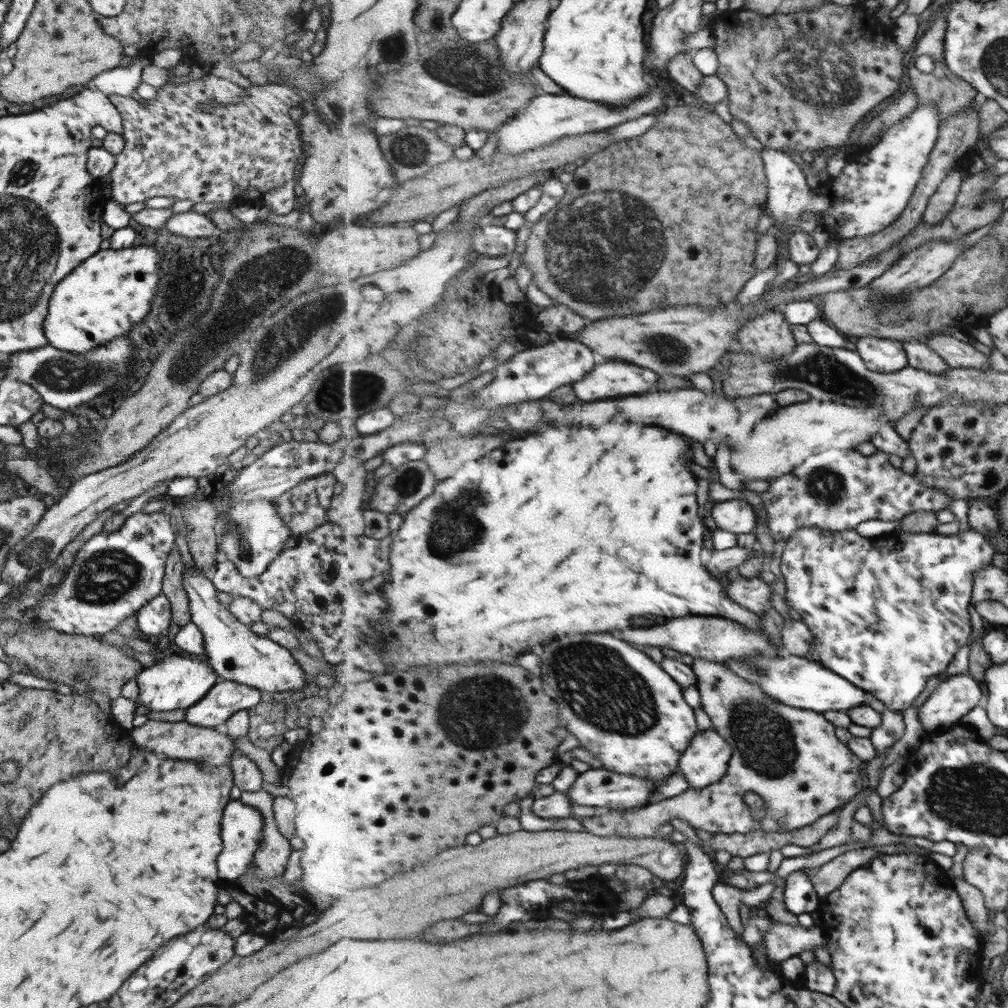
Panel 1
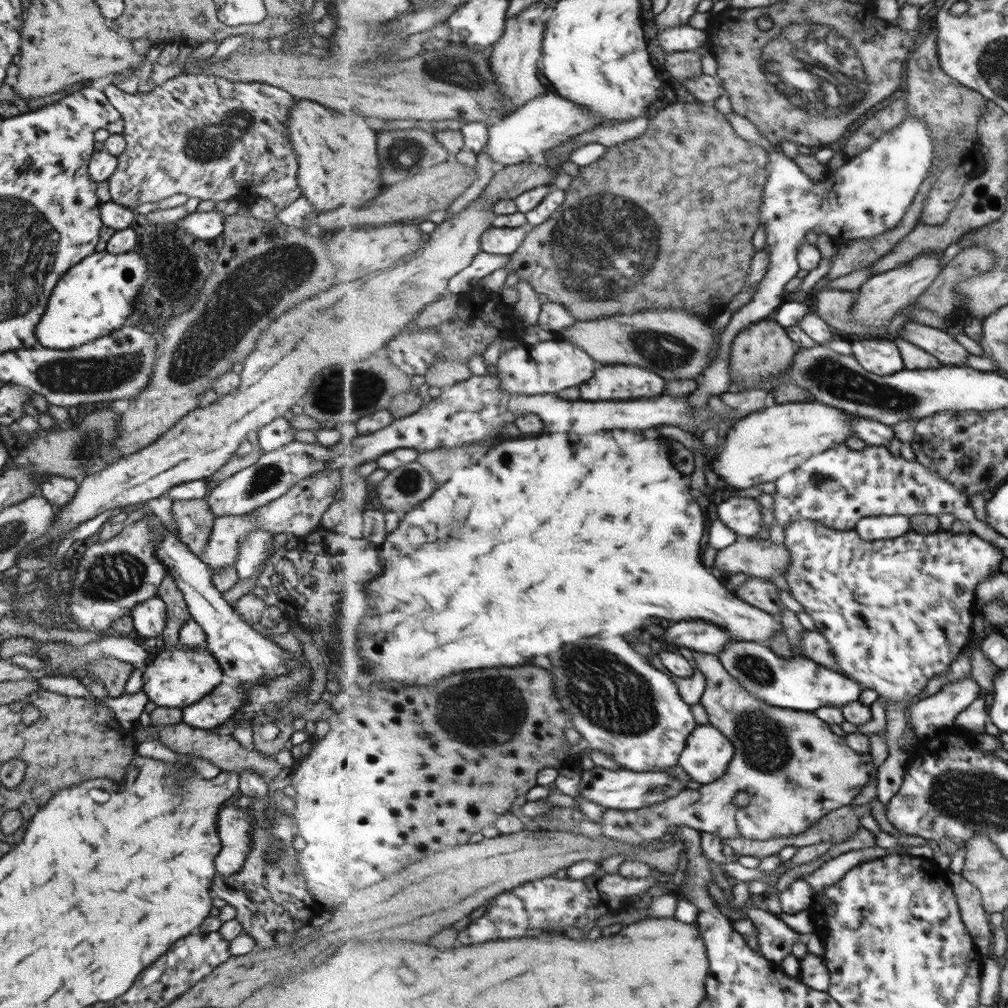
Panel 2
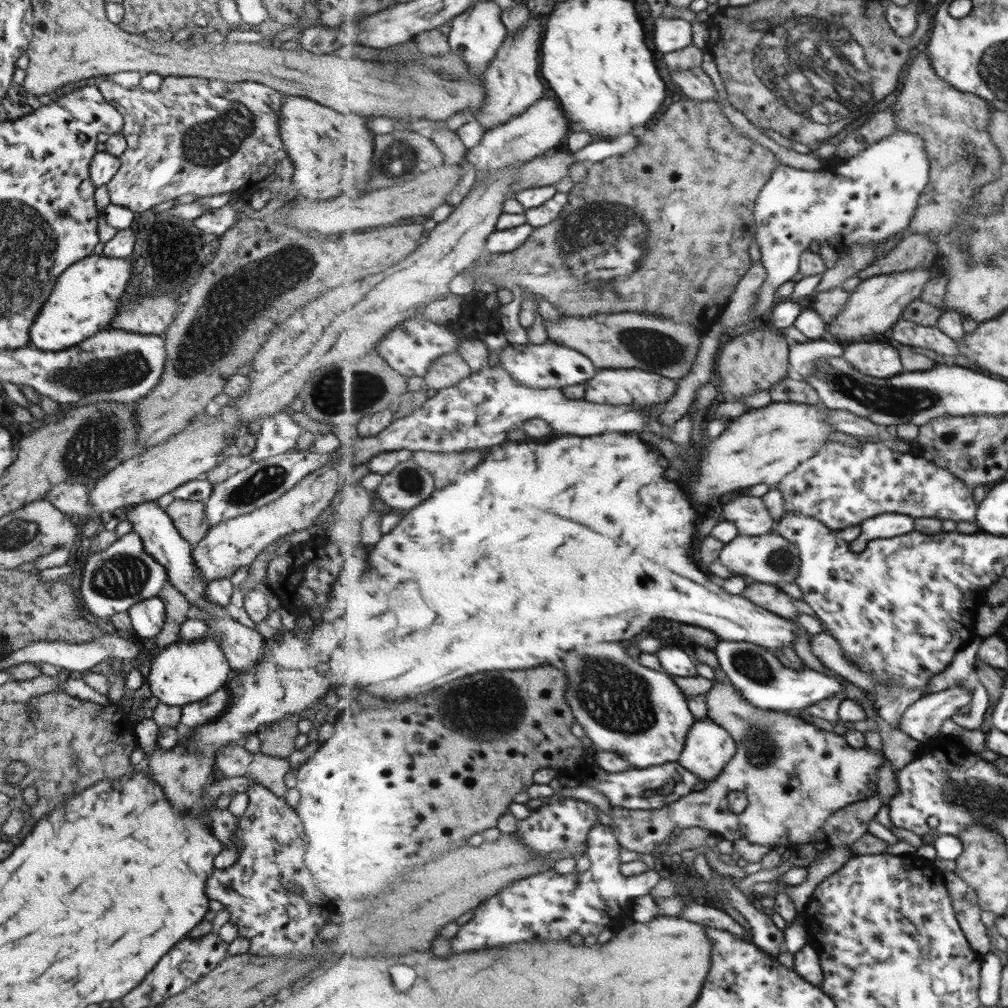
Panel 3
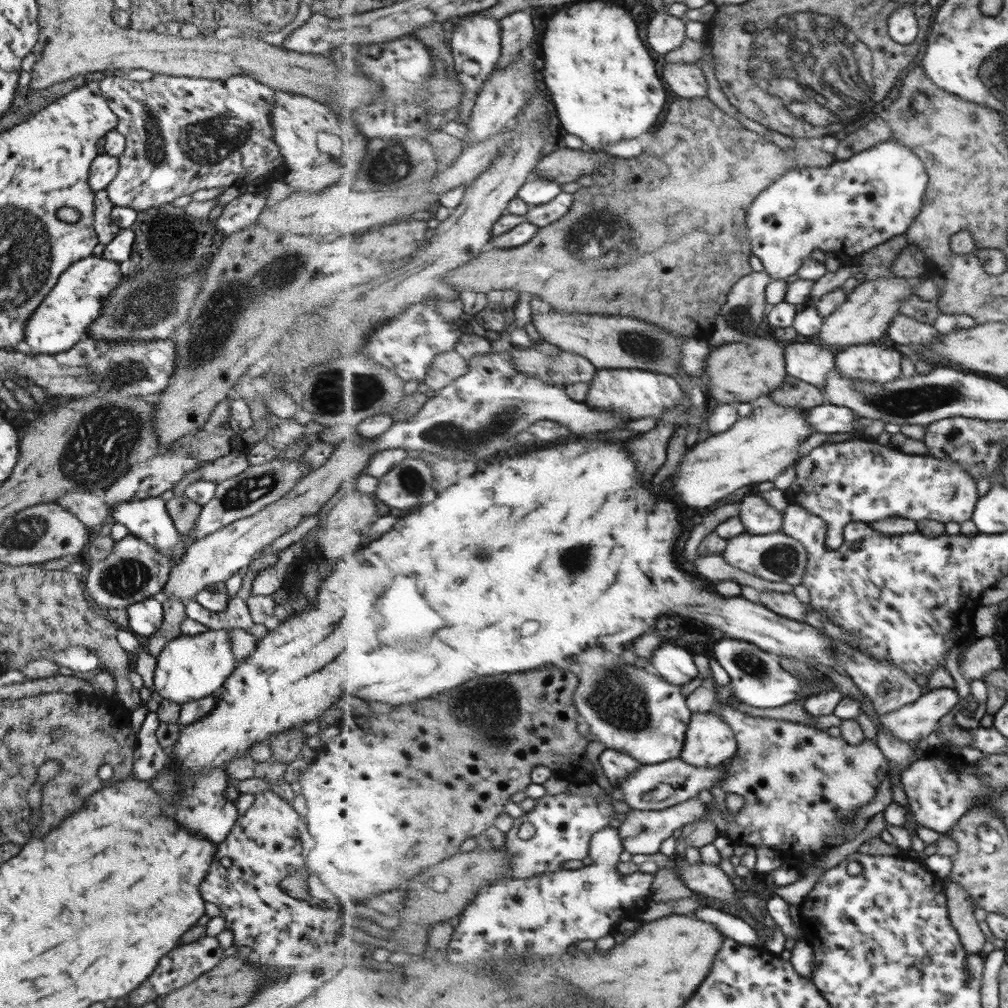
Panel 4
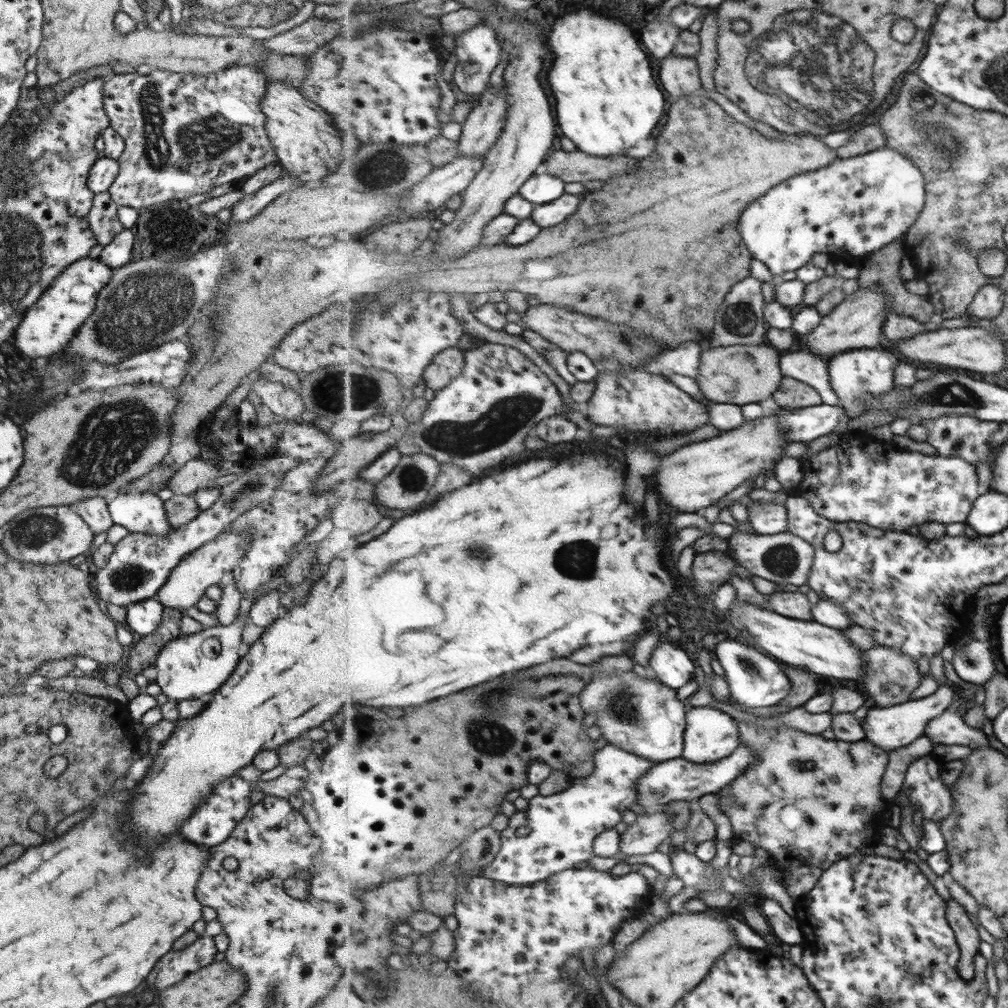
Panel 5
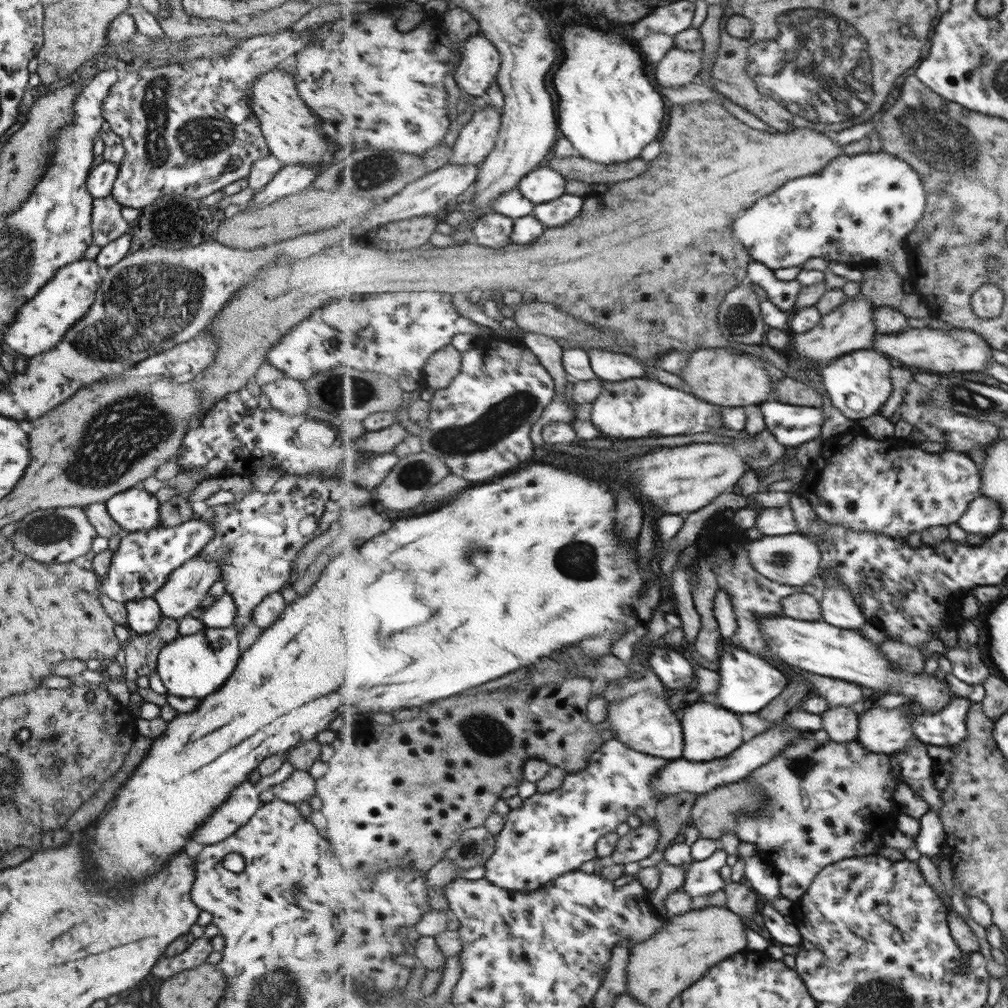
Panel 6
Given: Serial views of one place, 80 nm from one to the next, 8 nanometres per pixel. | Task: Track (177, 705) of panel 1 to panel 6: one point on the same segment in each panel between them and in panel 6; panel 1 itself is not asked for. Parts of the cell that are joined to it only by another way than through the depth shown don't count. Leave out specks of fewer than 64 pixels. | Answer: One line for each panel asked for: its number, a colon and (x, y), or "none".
2: (175, 677)
3: (183, 672)
4: (187, 668)
5: (188, 666)
6: (190, 666)

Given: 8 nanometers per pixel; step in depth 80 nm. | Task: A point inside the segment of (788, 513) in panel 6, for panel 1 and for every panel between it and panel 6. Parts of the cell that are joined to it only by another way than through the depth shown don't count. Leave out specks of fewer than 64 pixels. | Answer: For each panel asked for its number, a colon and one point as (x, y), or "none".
1: (736, 515)
2: (742, 514)
3: (750, 514)
4: (759, 517)
5: (766, 518)

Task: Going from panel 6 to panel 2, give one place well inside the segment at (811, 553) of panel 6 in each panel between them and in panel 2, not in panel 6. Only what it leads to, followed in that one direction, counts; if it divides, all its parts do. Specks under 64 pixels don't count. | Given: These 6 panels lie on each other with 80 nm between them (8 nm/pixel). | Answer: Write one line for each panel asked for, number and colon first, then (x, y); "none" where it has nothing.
2: (761, 558)
3: (770, 558)
4: (777, 557)
5: (785, 558)

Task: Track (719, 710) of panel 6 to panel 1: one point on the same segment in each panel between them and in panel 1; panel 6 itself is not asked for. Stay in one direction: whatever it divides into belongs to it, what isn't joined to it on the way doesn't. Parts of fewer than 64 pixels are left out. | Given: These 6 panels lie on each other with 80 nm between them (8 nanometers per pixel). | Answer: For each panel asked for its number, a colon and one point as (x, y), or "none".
1: (707, 760)
2: (709, 752)
3: (709, 749)
4: (710, 742)
5: (711, 734)

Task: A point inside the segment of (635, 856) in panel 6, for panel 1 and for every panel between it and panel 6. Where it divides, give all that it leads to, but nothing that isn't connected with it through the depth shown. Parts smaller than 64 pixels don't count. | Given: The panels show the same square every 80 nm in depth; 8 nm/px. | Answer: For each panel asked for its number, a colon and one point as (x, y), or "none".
1: (791, 757)
2: (797, 770)
3: (795, 775)
4: (642, 832)
5: (645, 834)

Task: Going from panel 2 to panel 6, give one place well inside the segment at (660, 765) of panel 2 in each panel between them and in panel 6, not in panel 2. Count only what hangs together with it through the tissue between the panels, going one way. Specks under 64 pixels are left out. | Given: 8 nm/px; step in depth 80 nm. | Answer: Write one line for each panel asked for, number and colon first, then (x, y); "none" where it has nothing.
3: (624, 707)
4: (627, 709)
5: (645, 717)
6: (645, 721)

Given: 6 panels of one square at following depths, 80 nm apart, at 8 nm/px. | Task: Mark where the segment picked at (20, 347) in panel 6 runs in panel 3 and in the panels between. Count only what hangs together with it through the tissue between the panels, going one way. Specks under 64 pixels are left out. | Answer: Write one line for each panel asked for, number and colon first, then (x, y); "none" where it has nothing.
3: (84, 299)
4: (62, 319)
5: (47, 327)

